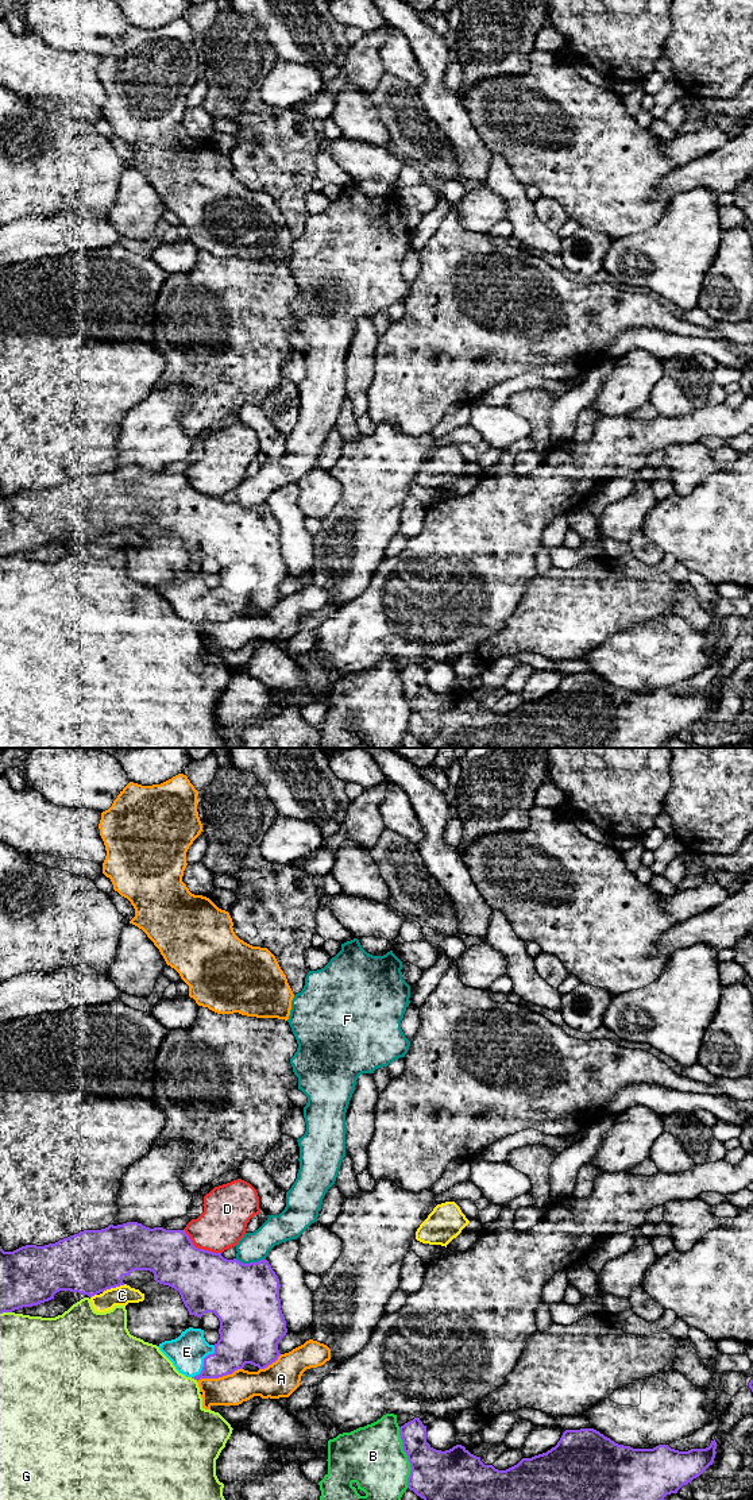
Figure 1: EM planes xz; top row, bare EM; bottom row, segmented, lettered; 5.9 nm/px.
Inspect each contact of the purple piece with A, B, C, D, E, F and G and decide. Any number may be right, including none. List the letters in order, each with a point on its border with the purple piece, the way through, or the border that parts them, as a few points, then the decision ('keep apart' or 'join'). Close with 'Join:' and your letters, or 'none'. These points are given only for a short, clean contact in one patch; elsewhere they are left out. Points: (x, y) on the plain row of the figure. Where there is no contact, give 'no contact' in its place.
A: meets purple in xz at (219, 620); keep apart
B: meets purple in xz at (408, 701); keep apart
C: meets purple in xz at (114, 531); keep apart
D: meets purple in xz at (200, 493); keep apart
E: meets purple in xz at (204, 605); runs through xz (240, 586), (223, 602), (204, 605), (186, 596); join
F: meets purple in xz at (250, 506); keep apart
G: meets purple in xz at (194, 623); keep apart
Join: E

